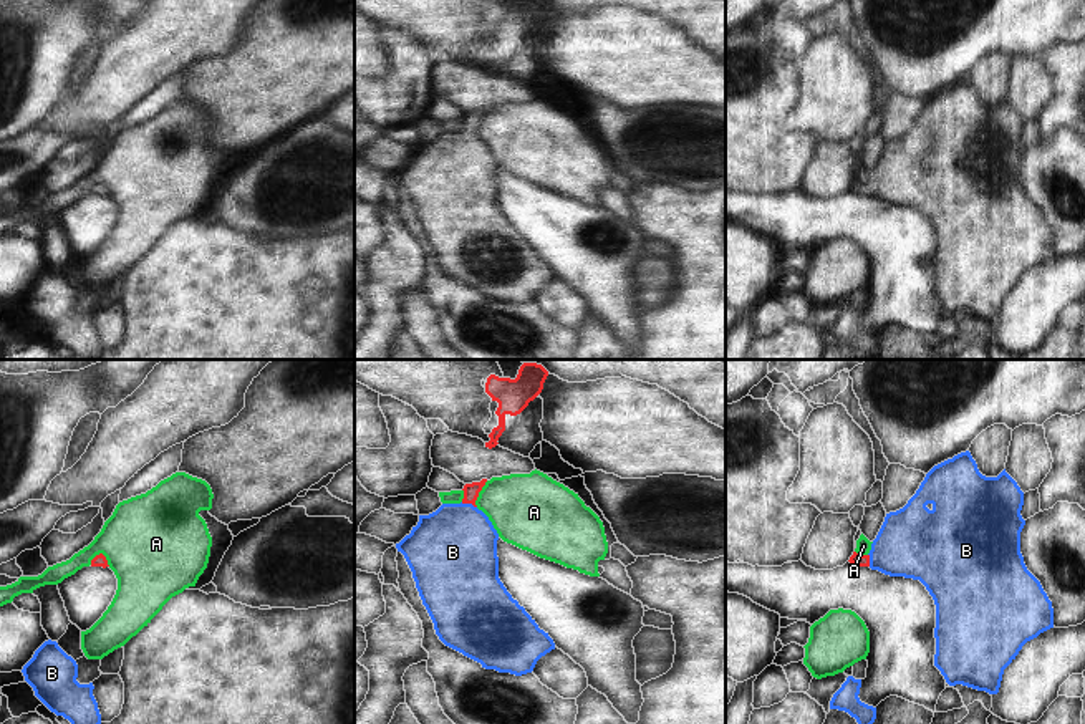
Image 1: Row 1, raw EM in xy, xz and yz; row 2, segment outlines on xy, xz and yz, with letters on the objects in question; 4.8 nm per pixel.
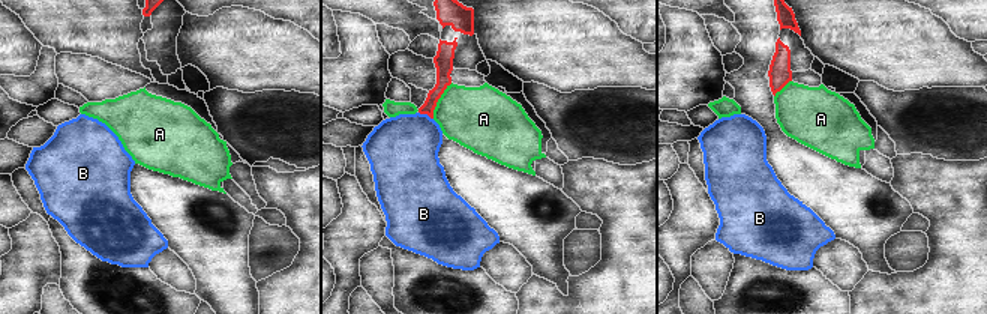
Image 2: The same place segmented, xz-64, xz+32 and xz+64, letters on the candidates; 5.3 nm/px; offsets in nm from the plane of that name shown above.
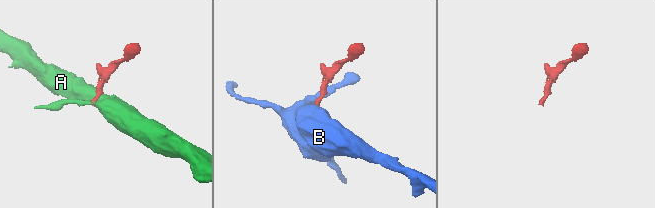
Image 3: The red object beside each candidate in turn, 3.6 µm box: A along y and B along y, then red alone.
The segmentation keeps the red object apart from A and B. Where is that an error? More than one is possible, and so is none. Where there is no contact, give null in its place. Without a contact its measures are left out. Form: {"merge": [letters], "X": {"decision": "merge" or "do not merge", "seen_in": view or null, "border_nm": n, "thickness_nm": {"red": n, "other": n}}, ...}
{"merge": ["B"], "A": {"decision": "do not merge", "seen_in": "xy", "border_nm": 110, "thickness_nm": {"red": 60, "other": 460}}, "B": {"decision": "merge", "seen_in": "xz", "border_nm": 80, "thickness_nm": {"red": 80, "other": 420}}}

